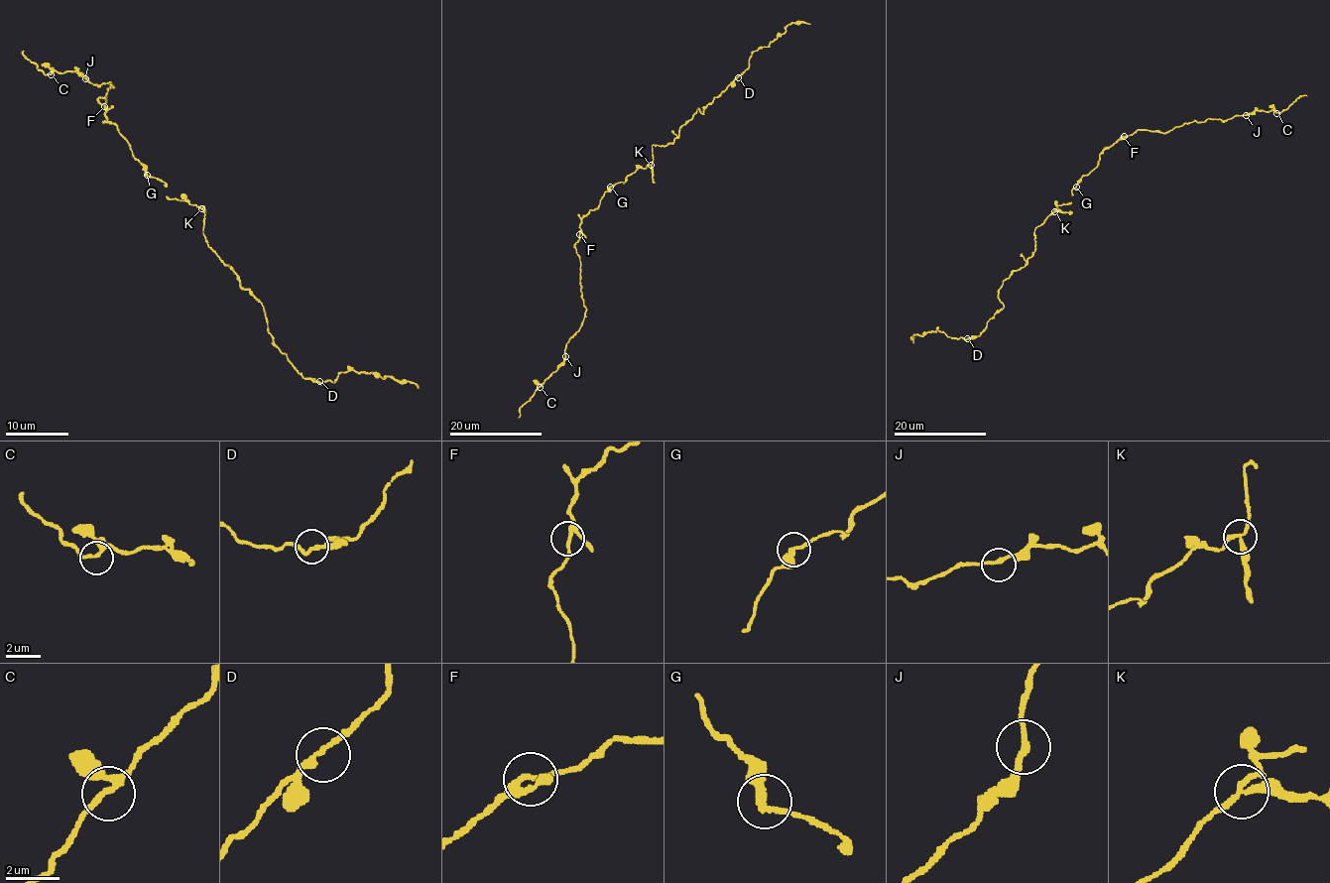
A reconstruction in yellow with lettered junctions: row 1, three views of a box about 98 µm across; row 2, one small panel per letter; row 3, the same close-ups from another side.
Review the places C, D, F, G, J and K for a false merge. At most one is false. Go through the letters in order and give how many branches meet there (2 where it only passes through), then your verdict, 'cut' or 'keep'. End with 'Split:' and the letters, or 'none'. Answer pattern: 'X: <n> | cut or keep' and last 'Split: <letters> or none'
C: 3 | keep
D: 2 | keep
F: 3 | keep
G: 2 | keep
J: 2 | keep
K: 3 | cut
Split: K

